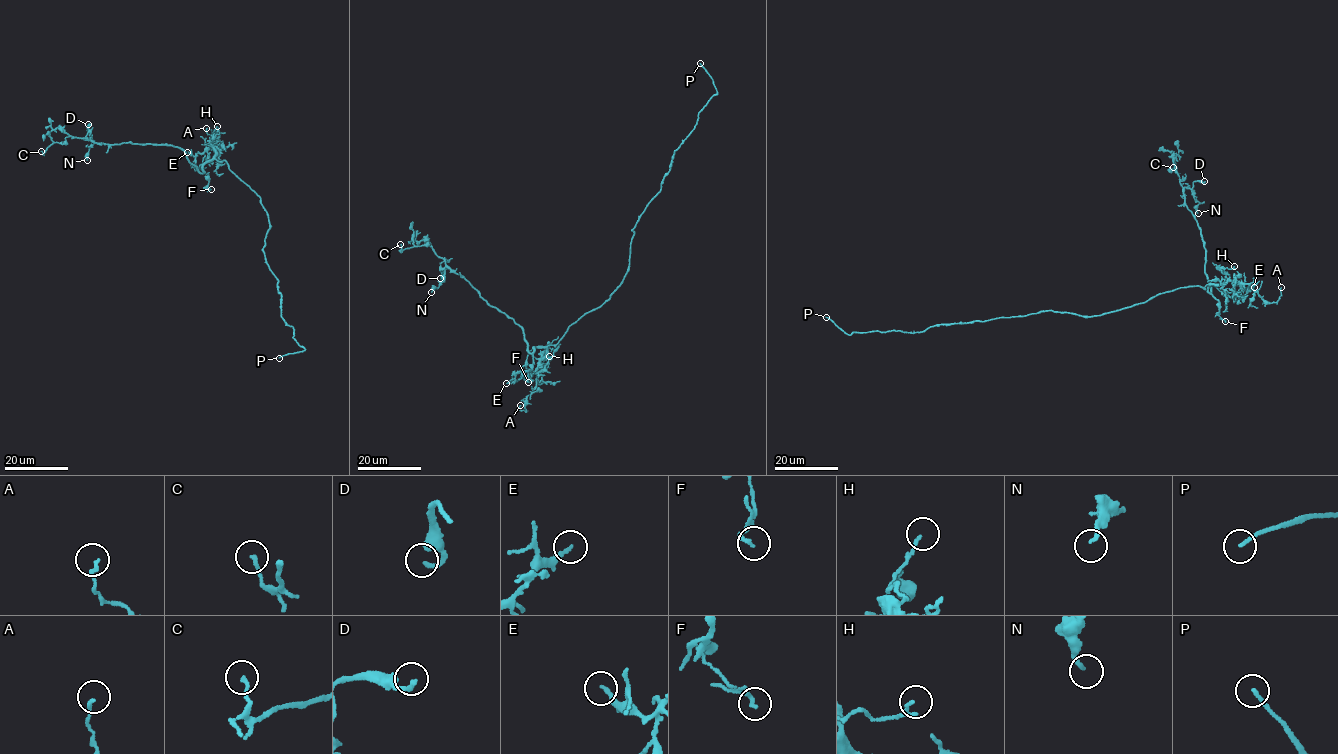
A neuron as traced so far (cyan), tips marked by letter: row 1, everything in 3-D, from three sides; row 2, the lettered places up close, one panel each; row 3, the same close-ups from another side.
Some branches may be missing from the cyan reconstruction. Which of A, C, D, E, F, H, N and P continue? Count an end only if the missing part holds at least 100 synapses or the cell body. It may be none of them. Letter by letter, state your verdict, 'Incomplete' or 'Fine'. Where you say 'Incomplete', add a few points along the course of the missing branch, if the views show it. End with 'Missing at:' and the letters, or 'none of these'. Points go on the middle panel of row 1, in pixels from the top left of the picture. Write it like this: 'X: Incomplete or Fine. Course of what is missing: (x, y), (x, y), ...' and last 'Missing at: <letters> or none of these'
A: Fine
C: Fine
D: Fine
E: Fine
F: Fine
H: Fine
N: Fine
P: Incomplete. Course of what is missing: (700, 63), (673, 19), (669, 19)
Missing at: P

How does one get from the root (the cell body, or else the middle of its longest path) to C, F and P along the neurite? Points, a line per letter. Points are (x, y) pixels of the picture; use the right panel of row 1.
C: (1132, 306), (1181, 287), (1209, 283), (1211, 293), (1205, 243), (1174, 167), (1178, 154), (1177, 171), (1173, 167)
F: (1132, 306), (1166, 292), (1197, 286), (1203, 288), (1209, 283), (1208, 290), (1218, 301), (1218, 314), (1225, 321)
P: (1132, 306), (1089, 316), (1040, 311), (983, 321), (936, 324), (913, 333), (895, 330), (846, 334), (826, 317)

